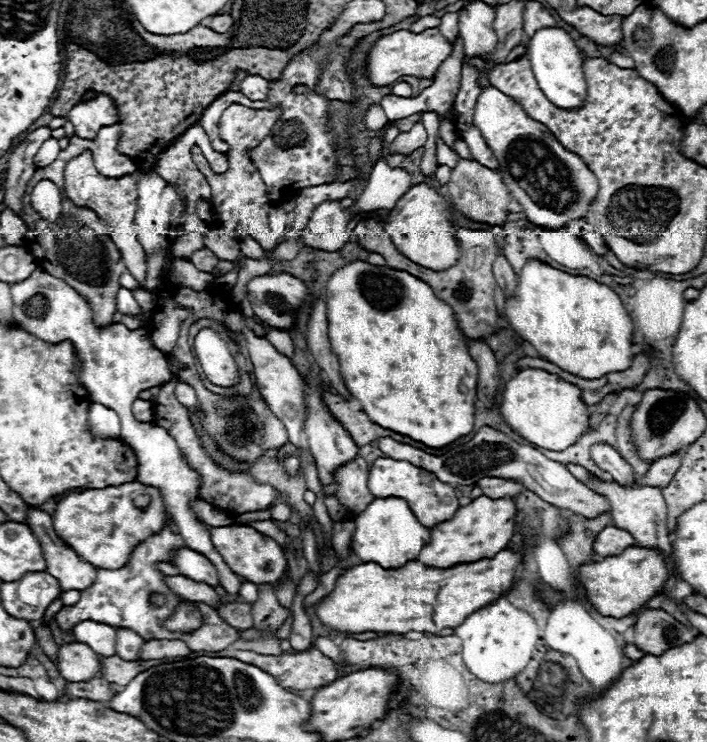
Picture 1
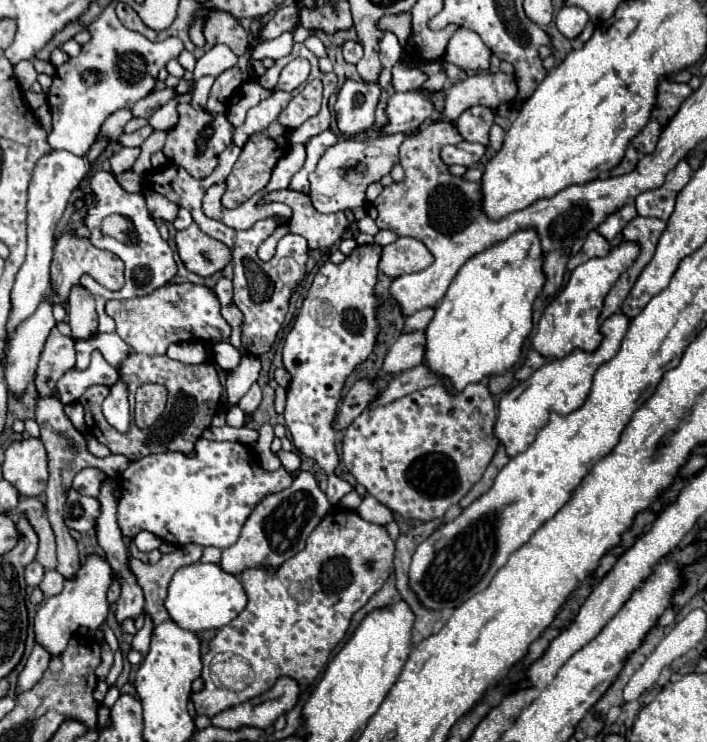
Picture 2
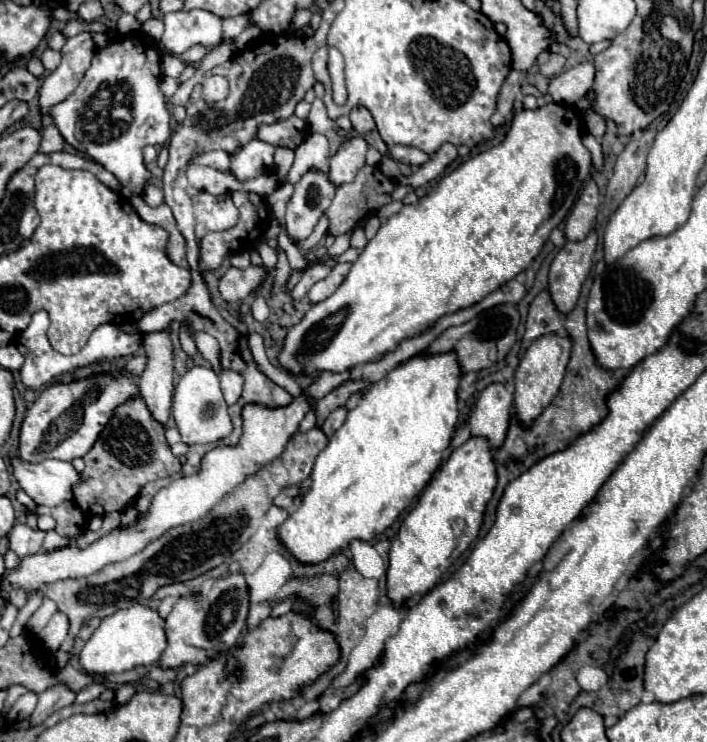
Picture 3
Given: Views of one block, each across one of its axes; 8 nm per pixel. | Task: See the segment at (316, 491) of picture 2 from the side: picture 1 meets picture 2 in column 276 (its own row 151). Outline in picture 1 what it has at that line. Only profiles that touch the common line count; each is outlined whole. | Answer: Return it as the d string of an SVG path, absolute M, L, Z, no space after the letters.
M494 86L482 88L474 108L474 126L498 158L500 166L496 172L534 226L560 230L568 222L584 218L584 212L598 192L596 176L576 154L564 150L544 124L532 120L514 98Z

